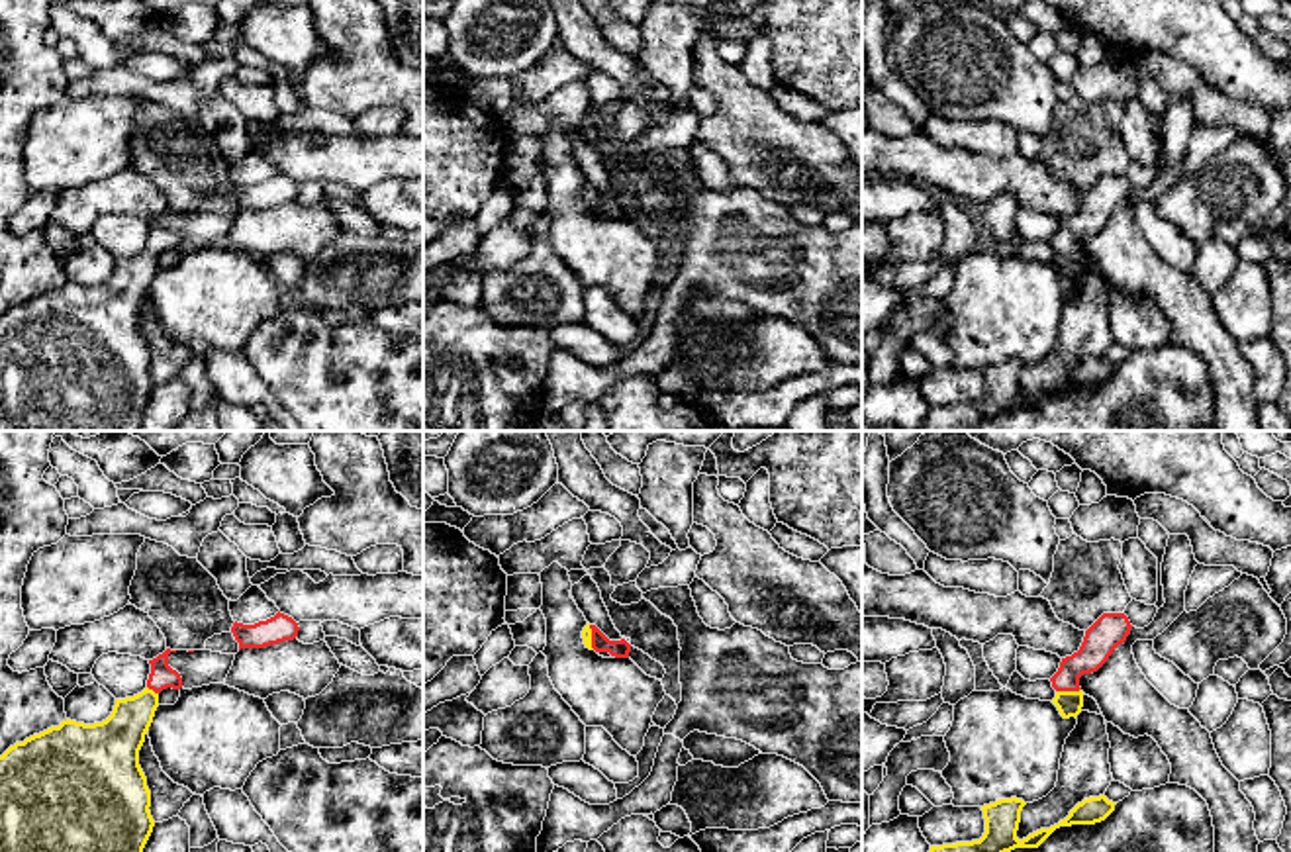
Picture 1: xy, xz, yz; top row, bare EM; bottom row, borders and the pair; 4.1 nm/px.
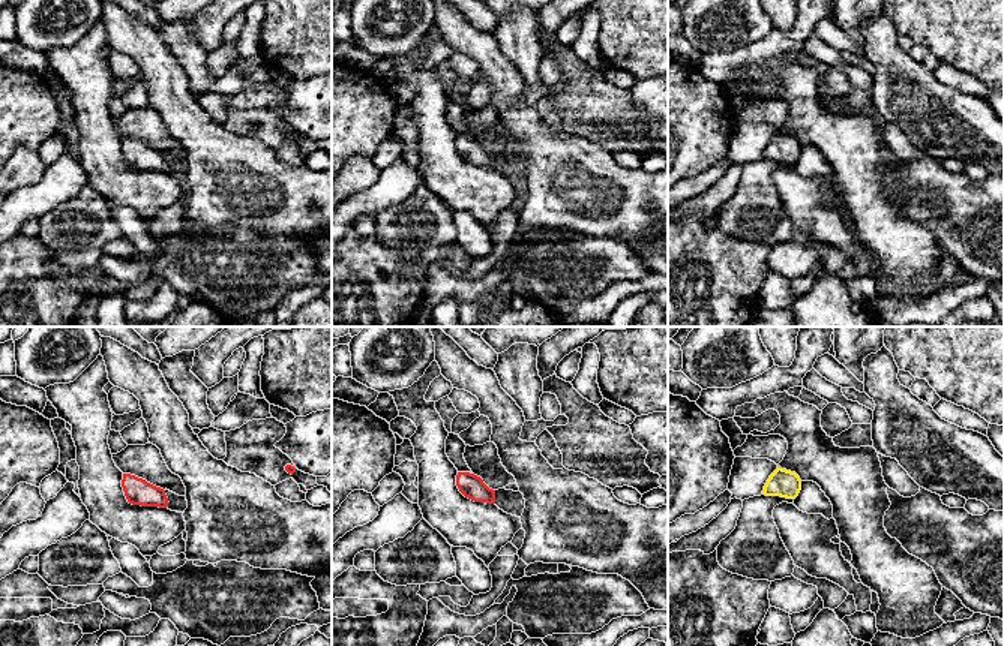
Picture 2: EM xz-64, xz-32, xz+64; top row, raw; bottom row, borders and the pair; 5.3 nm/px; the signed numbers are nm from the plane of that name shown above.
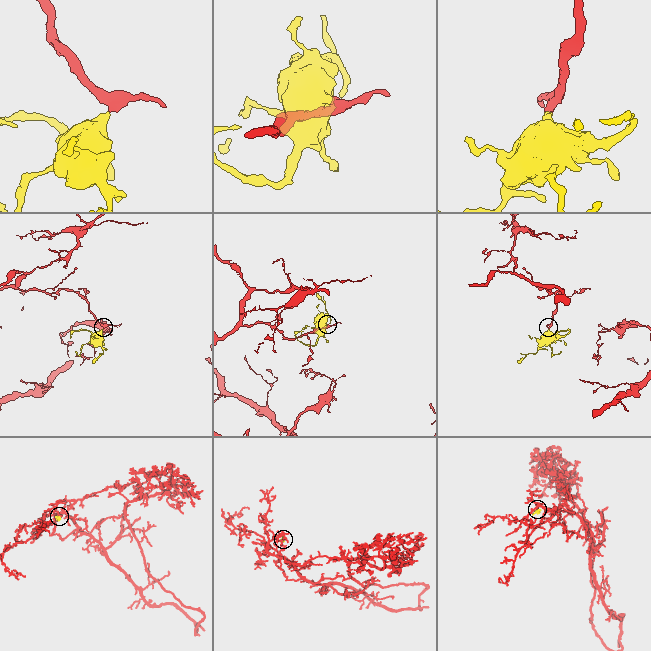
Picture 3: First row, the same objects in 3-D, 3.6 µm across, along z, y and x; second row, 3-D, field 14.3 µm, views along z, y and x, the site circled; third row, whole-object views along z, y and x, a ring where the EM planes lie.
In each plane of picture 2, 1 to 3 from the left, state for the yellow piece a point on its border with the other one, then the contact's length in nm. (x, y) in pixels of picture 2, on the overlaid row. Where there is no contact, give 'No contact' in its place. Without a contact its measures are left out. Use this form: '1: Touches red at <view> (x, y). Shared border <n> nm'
1: No contact
2: No contact
3: No contact

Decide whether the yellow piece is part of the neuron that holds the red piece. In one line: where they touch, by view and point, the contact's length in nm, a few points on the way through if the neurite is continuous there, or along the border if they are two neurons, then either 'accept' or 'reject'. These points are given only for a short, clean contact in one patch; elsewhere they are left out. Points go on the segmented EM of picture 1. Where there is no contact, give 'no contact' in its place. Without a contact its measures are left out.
meets red in yz at (1068, 690); contact 110 nm long; runs through yz (1099, 641), (1068, 674), (1068, 690), (1068, 704); accept

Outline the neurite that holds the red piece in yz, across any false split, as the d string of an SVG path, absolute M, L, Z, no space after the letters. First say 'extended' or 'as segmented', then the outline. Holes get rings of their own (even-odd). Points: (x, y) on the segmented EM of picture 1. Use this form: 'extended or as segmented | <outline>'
extended | M1103 613L1083 637L1077 652L1062 658L1058 672L1050 678L1056 697L1052 703L1064 719L1077 717L1083 707L1079 678L1097 672L1113 650L1130 635L1130 621L1124 613Z

